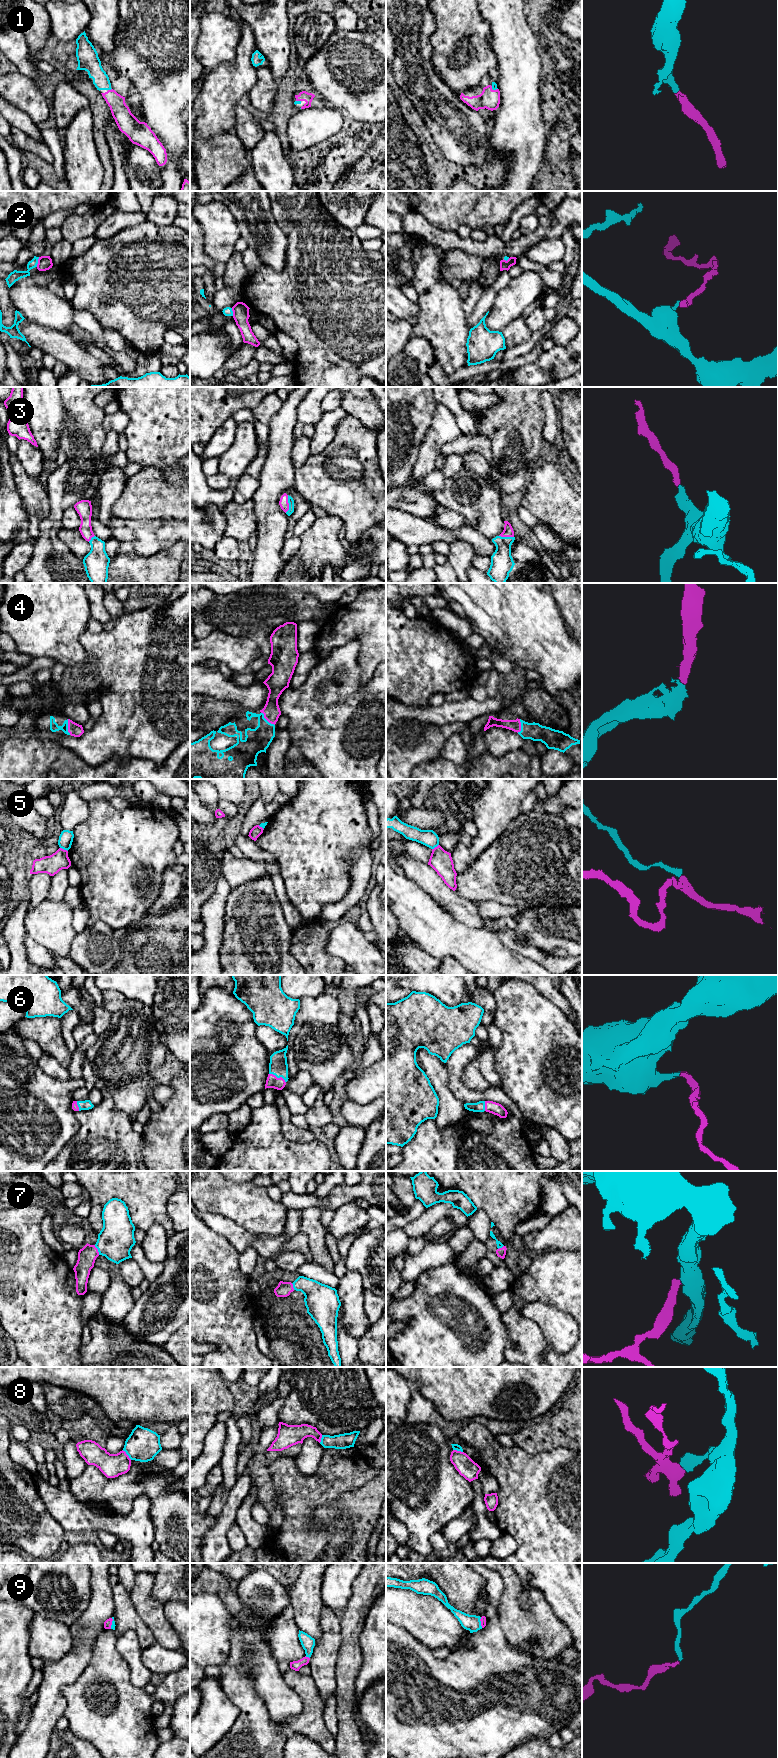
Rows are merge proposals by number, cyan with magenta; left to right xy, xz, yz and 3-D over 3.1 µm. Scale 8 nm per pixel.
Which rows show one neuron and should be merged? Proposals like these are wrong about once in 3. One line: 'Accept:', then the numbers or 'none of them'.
Accept: 1, 3, 4, 6, 7, 9

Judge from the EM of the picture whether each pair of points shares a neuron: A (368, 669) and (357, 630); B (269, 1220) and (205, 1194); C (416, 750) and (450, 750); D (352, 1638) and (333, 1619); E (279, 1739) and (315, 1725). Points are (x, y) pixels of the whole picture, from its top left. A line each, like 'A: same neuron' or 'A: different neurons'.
A: same neuron
B: same neuron
C: different neurons
D: different neurons
E: different neurons

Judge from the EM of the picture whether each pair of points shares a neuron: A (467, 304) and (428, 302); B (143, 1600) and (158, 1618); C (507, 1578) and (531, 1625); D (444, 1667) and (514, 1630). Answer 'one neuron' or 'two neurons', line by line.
A: two neurons
B: one neuron
C: one neuron
D: two neurons

